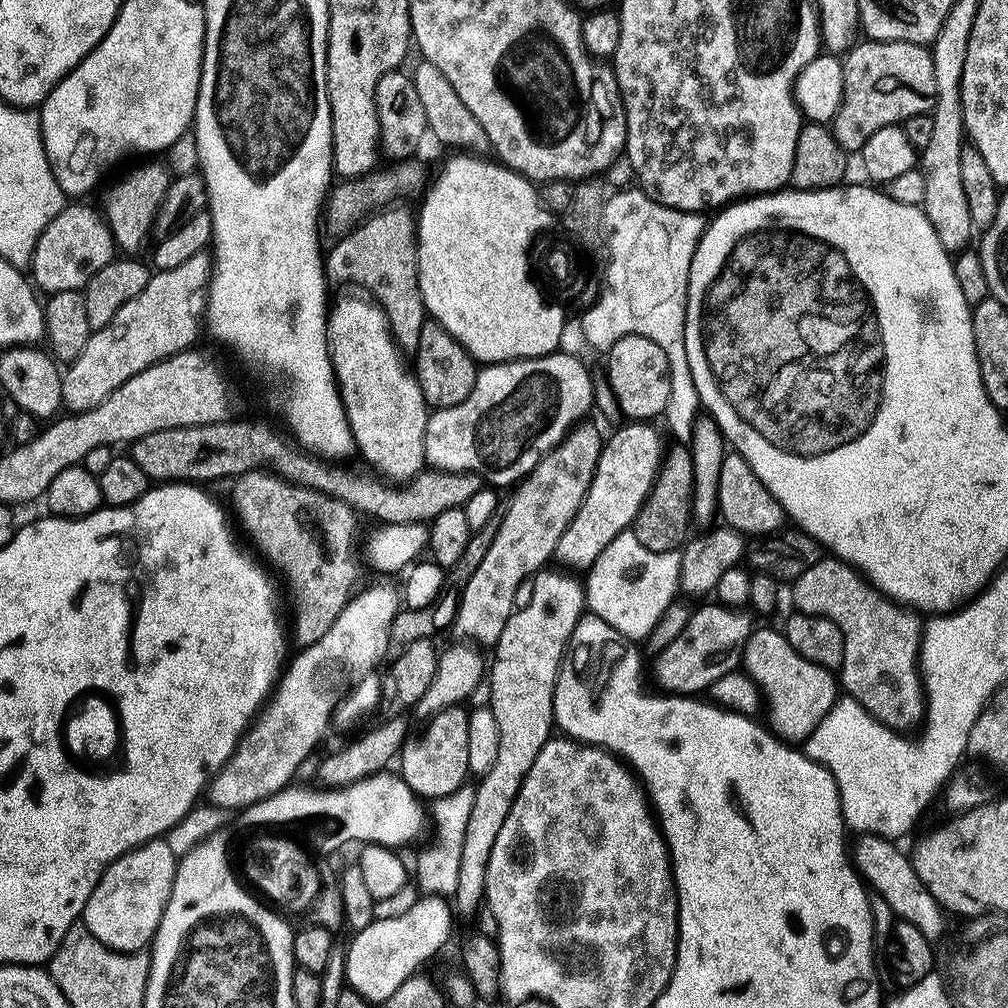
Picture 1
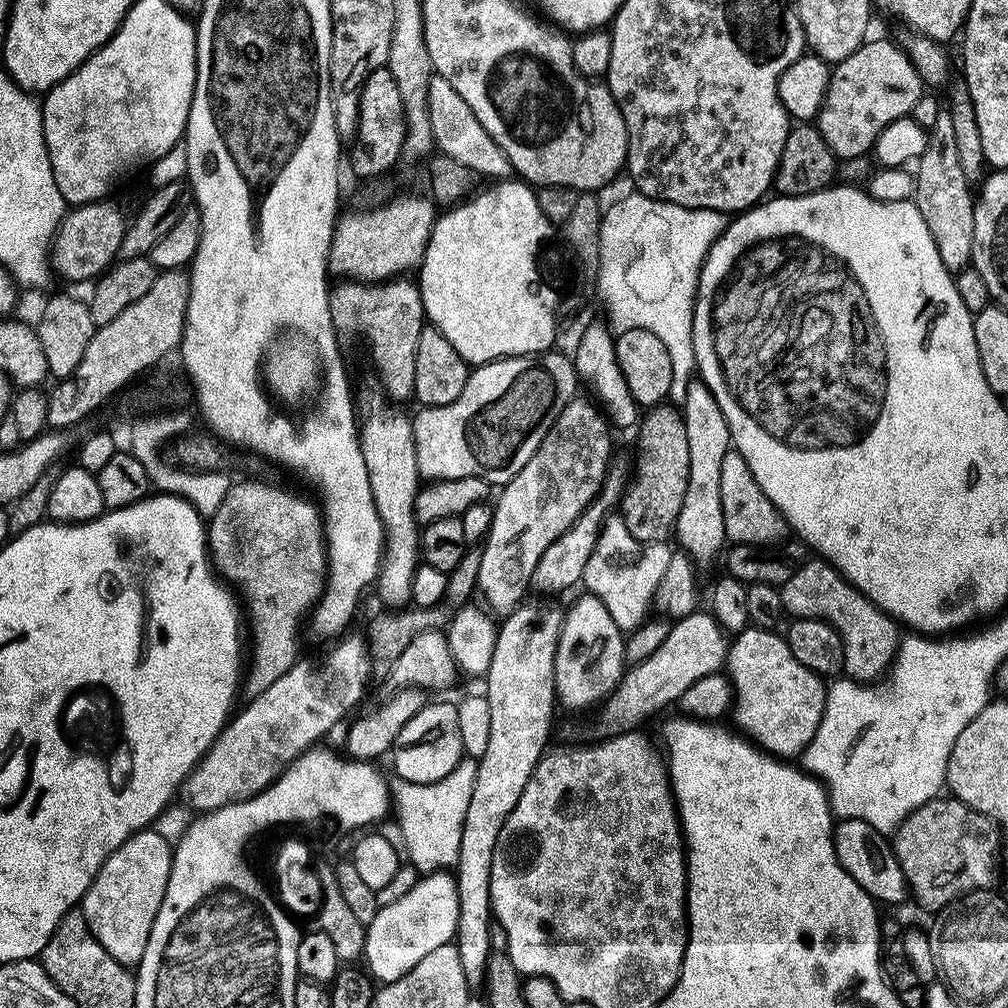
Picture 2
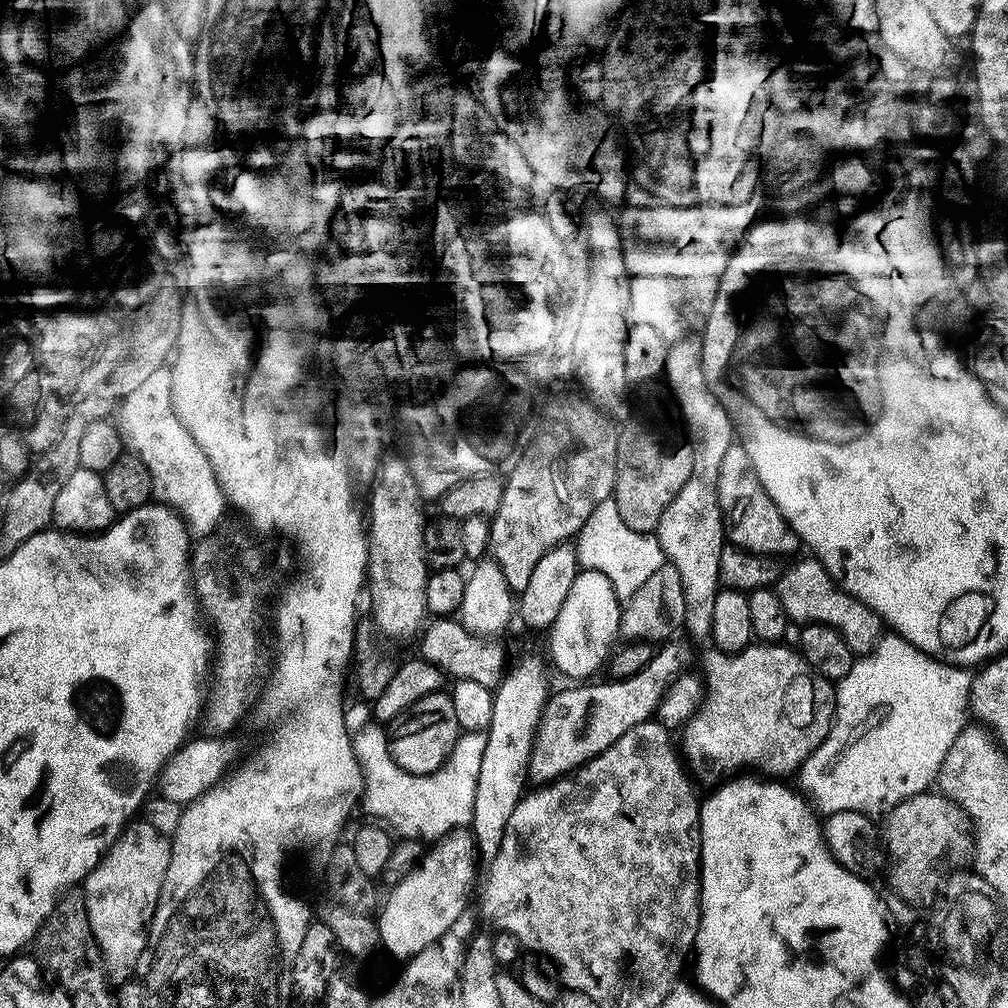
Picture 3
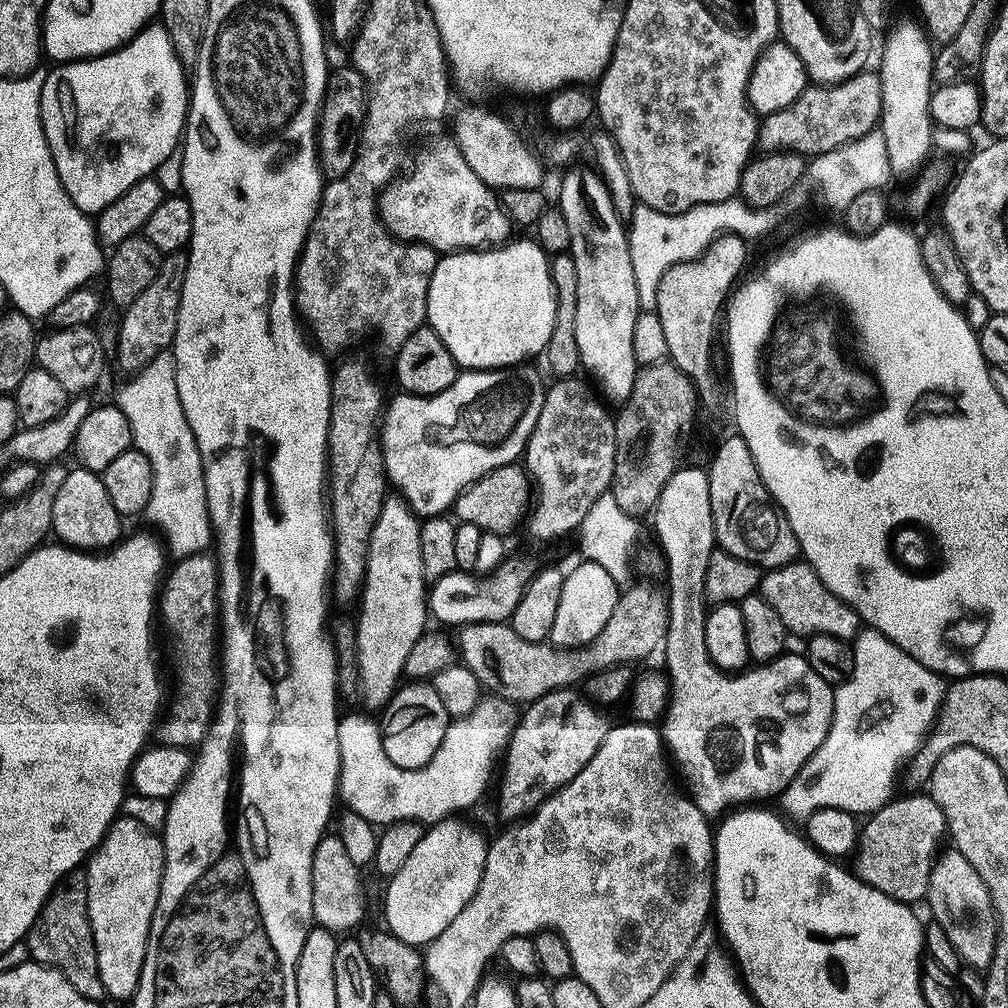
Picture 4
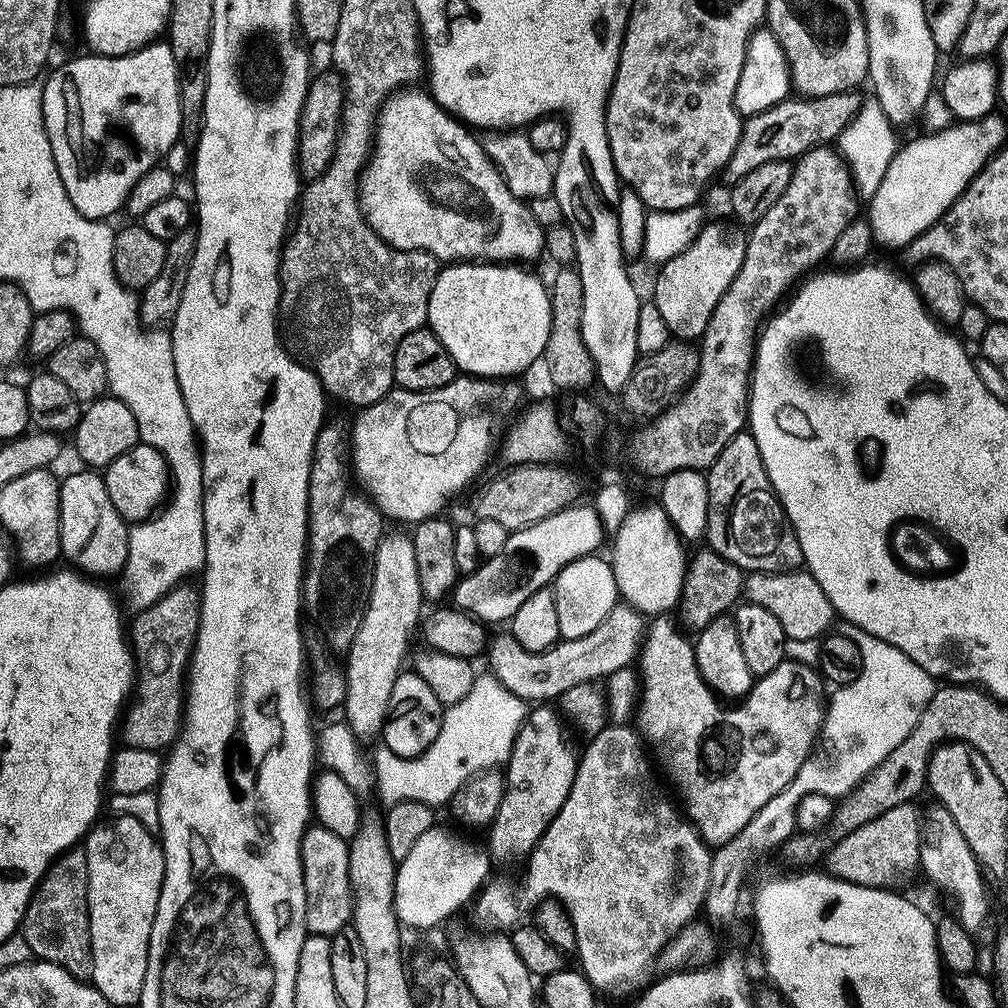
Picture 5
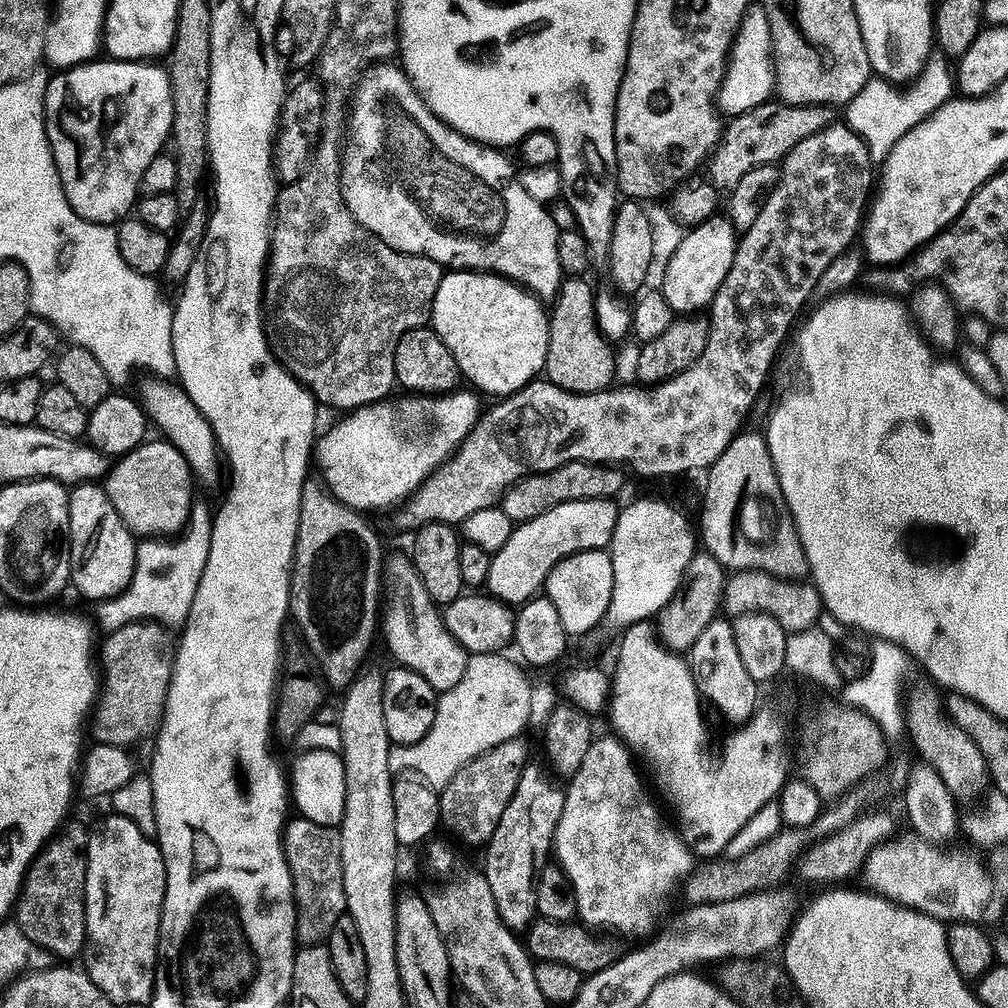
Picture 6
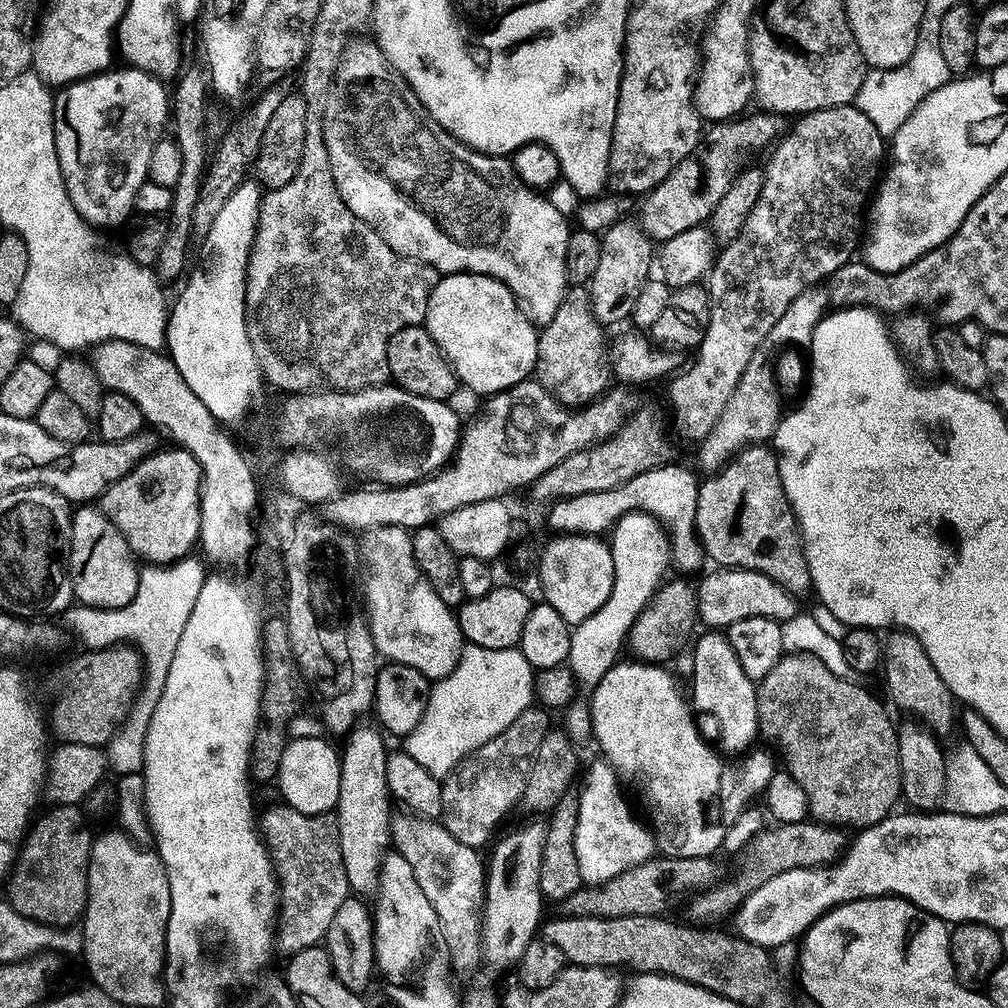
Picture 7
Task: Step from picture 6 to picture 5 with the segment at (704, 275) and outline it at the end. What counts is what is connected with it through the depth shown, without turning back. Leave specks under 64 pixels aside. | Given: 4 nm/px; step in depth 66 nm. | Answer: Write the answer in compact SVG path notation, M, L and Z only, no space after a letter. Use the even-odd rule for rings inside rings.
M736 222L705 223L697 240L659 269L660 277L656 280L654 303L658 310L662 310L662 318L666 318L666 326L677 341L703 341L710 326L710 318L714 318L714 310L718 310L718 302L722 302L734 278L738 278L742 262L746 262L748 237L749 233Z

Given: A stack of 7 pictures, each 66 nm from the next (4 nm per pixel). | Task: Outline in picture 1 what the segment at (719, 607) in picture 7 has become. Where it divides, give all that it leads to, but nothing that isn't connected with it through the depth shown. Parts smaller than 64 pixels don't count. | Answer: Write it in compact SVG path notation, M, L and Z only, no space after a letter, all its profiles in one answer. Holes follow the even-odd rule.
M835 558L822 559L818 566L806 570L806 574L802 574L802 578L791 585L790 592L797 613L826 618L834 622L838 630L842 630L846 642L846 662L842 669L843 691L845 688L848 691L845 693L851 699L857 700L879 724L884 724L893 732L908 734L911 728L919 729L926 720L926 693L920 674L920 644L924 640L921 617L913 609L889 600L855 568Z

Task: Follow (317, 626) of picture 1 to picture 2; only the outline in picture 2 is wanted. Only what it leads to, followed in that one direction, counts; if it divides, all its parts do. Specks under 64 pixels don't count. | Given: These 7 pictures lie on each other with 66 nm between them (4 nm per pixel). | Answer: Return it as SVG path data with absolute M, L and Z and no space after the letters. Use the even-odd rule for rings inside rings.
M248 480L245 484L233 483L218 514L210 517L206 531L210 559L215 571L220 574L236 572L236 584L248 599L246 612L252 615L252 640L250 636L246 696L248 692L249 701L257 700L266 694L266 690L270 690L270 686L274 686L274 682L282 678L280 668L290 671L301 659L300 619L309 615L310 609L321 599L328 582L328 549L322 516L317 505L315 508L310 501L300 496L290 496L272 484Z

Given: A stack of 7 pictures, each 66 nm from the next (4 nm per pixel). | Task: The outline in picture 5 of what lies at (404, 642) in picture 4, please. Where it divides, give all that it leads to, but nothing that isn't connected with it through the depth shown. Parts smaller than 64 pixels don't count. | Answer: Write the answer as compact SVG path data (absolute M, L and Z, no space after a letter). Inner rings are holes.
M385 535L378 546L376 569L374 570L374 586L372 597L366 610L366 618L362 622L362 630L358 630L358 638L352 643L352 651L347 653L346 669L348 673L348 693L343 705L343 711L348 711L346 723L360 742L372 740L384 731L384 723L392 707L390 698L394 694L394 682L398 682L400 673L405 671L404 659L408 656L408 647L412 644L412 631L419 629L422 624L426 601L419 581L417 555L414 550L414 540L411 535Z

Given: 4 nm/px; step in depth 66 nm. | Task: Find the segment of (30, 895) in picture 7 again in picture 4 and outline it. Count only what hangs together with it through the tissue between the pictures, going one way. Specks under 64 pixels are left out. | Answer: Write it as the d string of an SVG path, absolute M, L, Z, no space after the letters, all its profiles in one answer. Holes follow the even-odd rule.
M83 871L73 872L52 891L48 905L42 910L35 926L28 931L26 945L35 963L61 972L66 982L70 982L70 986L74 986L74 990L82 994L82 998L97 1002L105 999L106 993L98 970L98 950L88 909L88 878Z

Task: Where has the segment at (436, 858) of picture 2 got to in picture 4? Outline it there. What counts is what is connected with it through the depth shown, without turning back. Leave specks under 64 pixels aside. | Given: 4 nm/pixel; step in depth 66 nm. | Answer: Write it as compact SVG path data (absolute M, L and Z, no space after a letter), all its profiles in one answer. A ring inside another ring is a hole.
M488 698L484 701L481 701L479 707L475 709L469 716L461 717L456 721L453 721L451 727L448 728L446 739L442 744L438 753L434 756L431 762L429 762L422 770L418 771L408 771L402 770L401 767L395 766L394 762L391 762L390 758L386 755L385 744L384 744L384 735L380 731L379 723L376 723L372 720L368 720L363 718L360 714L352 714L350 716L344 716L339 724L338 730L338 744L339 744L339 754L340 754L340 791L339 791L339 799L344 803L347 802L346 805L349 808L349 811L362 816L362 818L366 819L369 823L374 825L375 827L383 827L383 826L393 826L403 822L412 822L419 823L423 826L433 826L443 820L451 819L455 817L457 814L462 814L458 812L462 812L464 810L468 810L474 807L485 794L494 774L494 770L496 768L496 758L503 753L503 750L508 746L511 741L511 736L514 731L514 716L512 720L512 712L513 709L506 705L503 701Z

